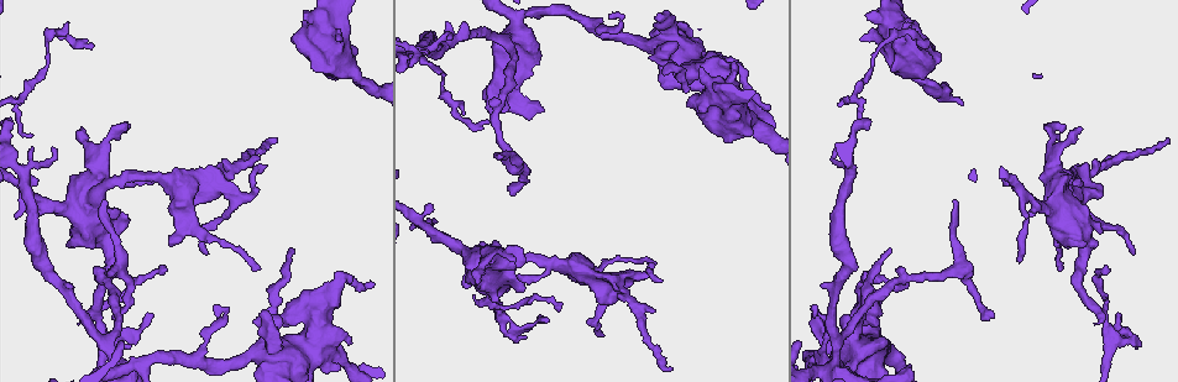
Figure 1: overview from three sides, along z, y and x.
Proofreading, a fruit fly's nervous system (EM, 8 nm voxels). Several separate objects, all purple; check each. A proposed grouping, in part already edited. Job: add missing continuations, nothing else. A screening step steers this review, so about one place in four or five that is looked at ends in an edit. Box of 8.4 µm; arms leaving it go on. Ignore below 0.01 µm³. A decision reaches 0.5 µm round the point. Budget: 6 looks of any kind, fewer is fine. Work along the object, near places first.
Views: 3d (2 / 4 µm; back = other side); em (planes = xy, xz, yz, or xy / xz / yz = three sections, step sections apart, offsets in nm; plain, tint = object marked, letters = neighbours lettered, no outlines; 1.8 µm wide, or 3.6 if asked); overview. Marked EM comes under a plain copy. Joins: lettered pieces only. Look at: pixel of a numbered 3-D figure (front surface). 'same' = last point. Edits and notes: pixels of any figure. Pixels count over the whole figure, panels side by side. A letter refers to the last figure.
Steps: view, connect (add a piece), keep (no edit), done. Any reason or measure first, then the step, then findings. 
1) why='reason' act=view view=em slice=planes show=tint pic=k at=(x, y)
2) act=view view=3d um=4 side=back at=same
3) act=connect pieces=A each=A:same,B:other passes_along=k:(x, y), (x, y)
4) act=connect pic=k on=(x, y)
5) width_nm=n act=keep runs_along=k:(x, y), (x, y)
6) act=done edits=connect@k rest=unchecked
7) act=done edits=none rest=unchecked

why='two arms at a narrow angle' act=view view=3d um=4 pic=1 at=(1113, 335)

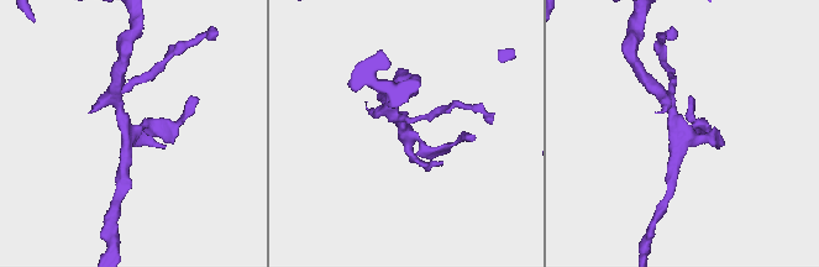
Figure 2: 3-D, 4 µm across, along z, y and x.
act=view view=em slice=planes show=tint pic=2 at=(124, 132)

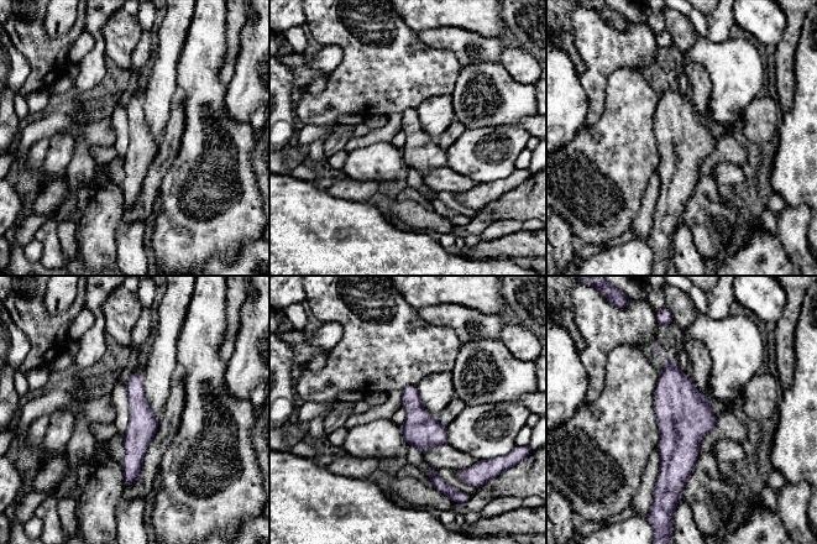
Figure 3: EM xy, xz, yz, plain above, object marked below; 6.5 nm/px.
why='what lies round it' act=view view=em slice=planes show=letters at=same

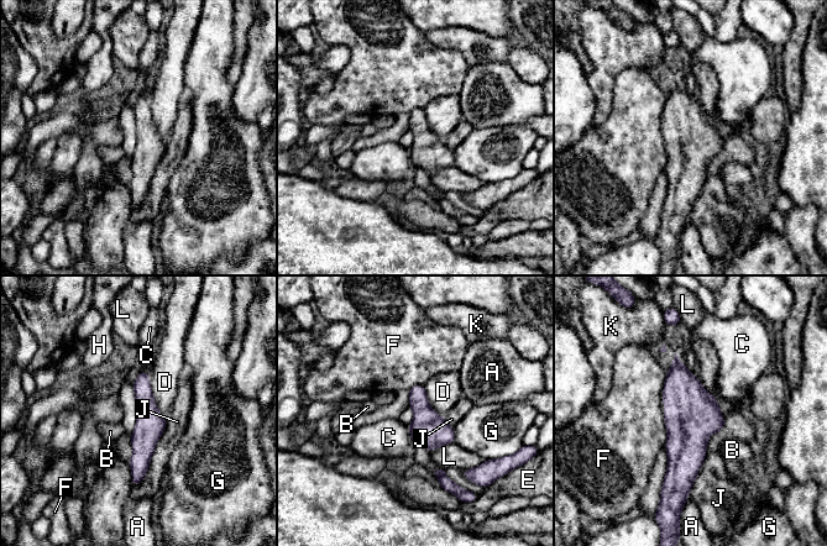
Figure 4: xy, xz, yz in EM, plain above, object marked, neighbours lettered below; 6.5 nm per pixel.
width_nm=190 act=keep each=A:other,B:other,C:other,D:other,E:other,F:other,G:other,H:other,J:other,K:other,L:other border=4:(408, 426), (412, 440) found='none of them fits'

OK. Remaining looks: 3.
why='an open end' act=view view=em slice=planes show=letters pic=1 at=(502, 157)

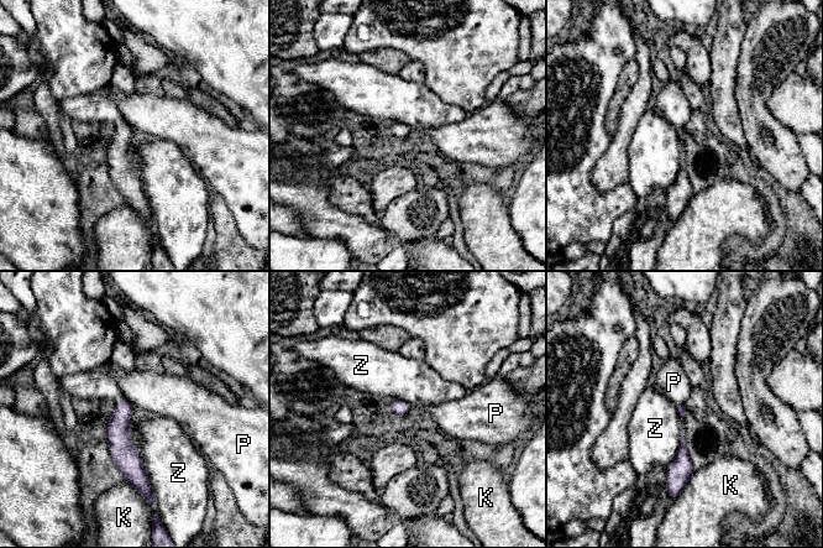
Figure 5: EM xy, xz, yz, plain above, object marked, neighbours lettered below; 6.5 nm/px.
act=keep each=K:other,P:other,Z:other runs_along=5:(122, 403), (121, 449), (137, 484) found='no lettered piece goes on from it'

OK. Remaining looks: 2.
why='thick turns thin' act=view view=3d um=4 side=back pic=1 at=(327, 353)

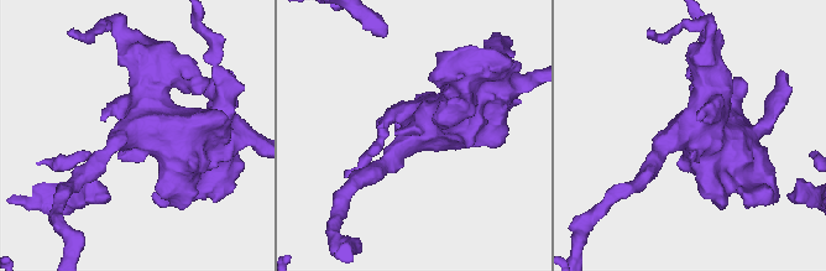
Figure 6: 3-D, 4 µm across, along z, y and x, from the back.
act=view view=em um=3.6 slice=planes show=letters pic=6 at=(687, 129)

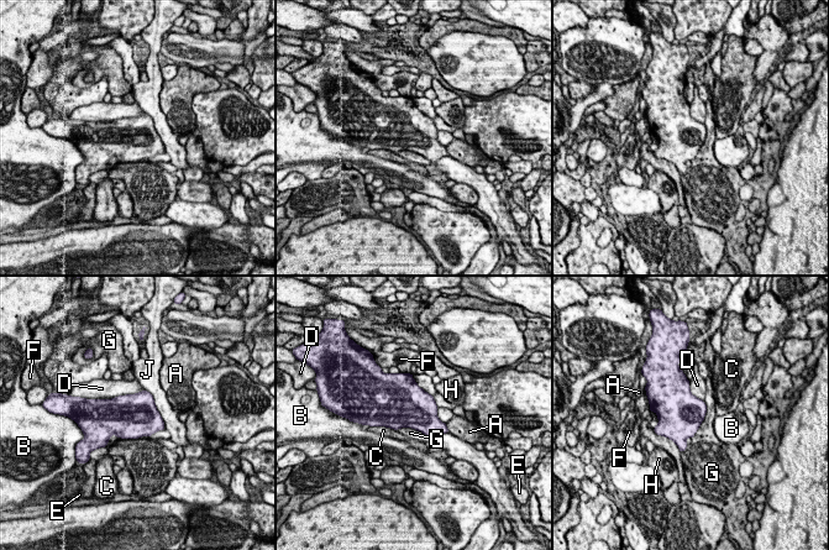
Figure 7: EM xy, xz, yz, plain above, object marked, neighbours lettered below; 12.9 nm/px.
width_nm=600 act=keep each=A:other,B:other,C:other,D:other,E:other,F:other,G:other,H:other,J:other border=7:(704, 401), (704, 419), (691, 439) found='no lettered piece goes on from it'

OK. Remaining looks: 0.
act=done edits=none rest=unchecked

